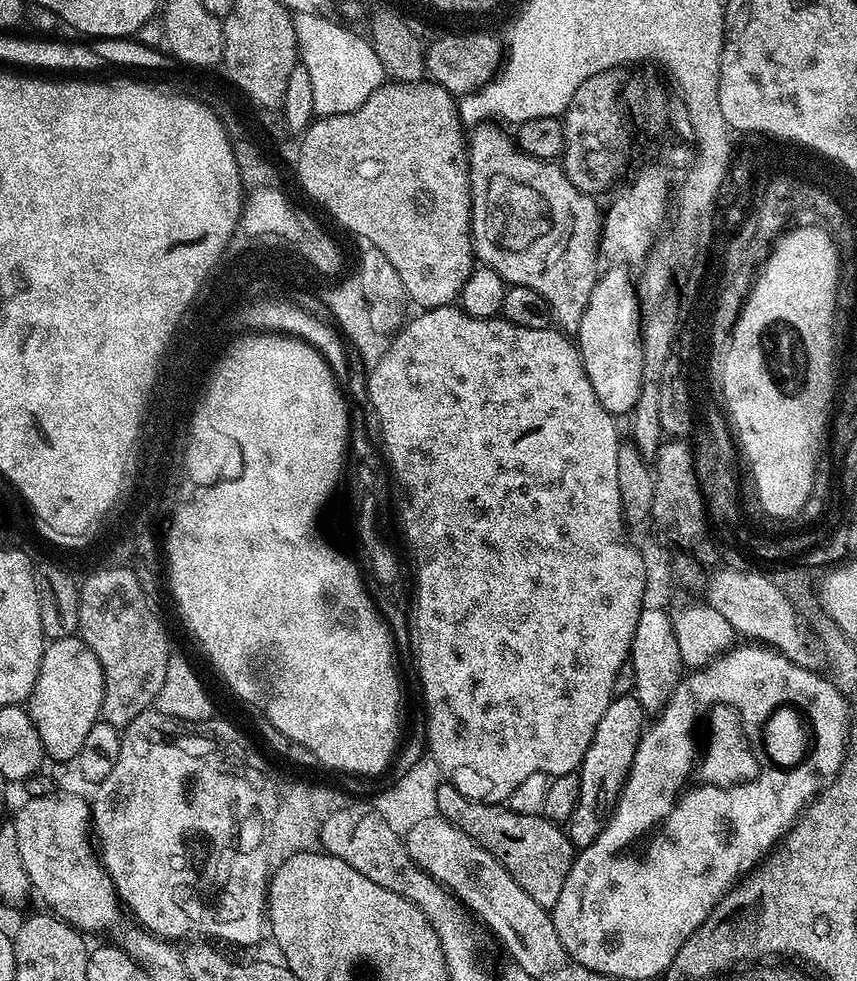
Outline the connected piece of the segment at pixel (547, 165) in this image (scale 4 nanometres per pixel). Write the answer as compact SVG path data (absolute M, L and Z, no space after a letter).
M489 122L487 124L478 124L475 125L475 128L471 131L470 134L470 143L468 146L468 169L470 170L470 194L472 195L472 250L475 256L475 259L479 261L481 265L485 268L492 268L497 274L500 275L501 278L504 279L505 285L511 286L517 284L518 286L530 286L530 290L538 290L538 294L542 294L542 298L546 298L546 302L550 307L552 307L552 319L555 321L557 325L565 333L572 334L577 331L580 327L580 323L582 322L582 314L586 310L586 306L590 302L590 294L594 290L594 286L596 285L596 281L598 279L598 271L596 272L596 248L598 252L598 245L602 240L602 208L599 208L598 205L595 204L593 197L589 195L589 193L583 192L582 190L578 190L578 186L574 186L570 181L566 178L566 174L564 173L563 167L559 163L549 162L547 160L539 160L538 158L534 158L530 154L526 154L522 149L516 146L515 139L511 135L508 136L503 132L505 129L501 127L499 123Z

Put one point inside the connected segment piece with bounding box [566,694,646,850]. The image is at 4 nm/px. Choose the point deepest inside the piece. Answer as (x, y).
(604, 768)

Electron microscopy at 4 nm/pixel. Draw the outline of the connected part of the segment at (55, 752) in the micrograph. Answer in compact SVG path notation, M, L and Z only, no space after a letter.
M79 635L58 638L45 647L38 678L26 707L34 722L34 730L38 730L38 738L42 738L44 755L49 761L75 761L82 750L82 742L86 742L86 734L90 734L90 726L101 719L103 690L102 665Z

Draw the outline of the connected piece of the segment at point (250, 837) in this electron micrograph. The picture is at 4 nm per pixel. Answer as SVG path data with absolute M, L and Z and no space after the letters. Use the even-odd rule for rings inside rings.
M147 710L138 714L136 718L123 729L118 750L118 762L114 762L114 770L106 774L102 783L95 785L96 797L91 797L92 809L91 831L94 833L95 843L98 845L98 855L108 876L114 882L116 893L120 895L120 902L134 917L146 932L153 932L155 936L163 936L166 940L180 942L183 936L196 936L201 932L204 936L213 936L216 940L225 940L228 944L259 945L266 936L266 901L268 899L268 882L270 867L265 861L264 834L269 832L269 821L275 808L275 797L272 785L265 779L261 763L265 757L261 753L248 749L248 740L232 724L224 720L179 720L173 716L162 714L158 710ZM191 836L201 836L208 848L216 849L216 860L209 855L203 859L204 871L199 875L192 868L192 860L188 857L188 848L184 843Z

